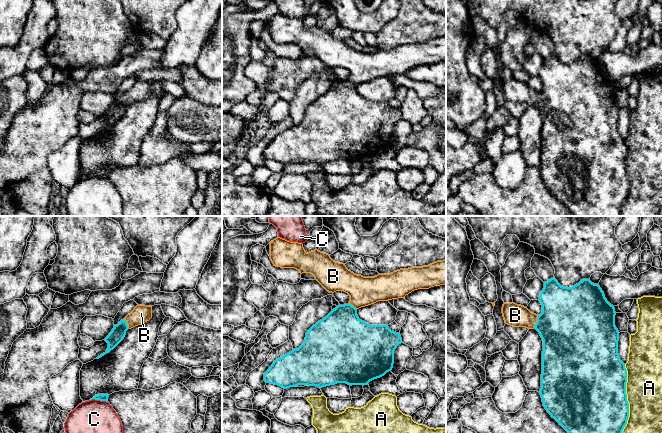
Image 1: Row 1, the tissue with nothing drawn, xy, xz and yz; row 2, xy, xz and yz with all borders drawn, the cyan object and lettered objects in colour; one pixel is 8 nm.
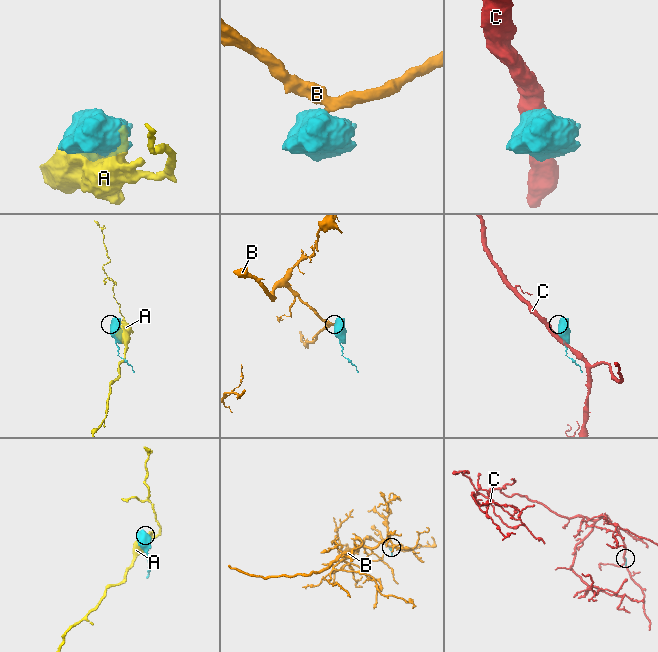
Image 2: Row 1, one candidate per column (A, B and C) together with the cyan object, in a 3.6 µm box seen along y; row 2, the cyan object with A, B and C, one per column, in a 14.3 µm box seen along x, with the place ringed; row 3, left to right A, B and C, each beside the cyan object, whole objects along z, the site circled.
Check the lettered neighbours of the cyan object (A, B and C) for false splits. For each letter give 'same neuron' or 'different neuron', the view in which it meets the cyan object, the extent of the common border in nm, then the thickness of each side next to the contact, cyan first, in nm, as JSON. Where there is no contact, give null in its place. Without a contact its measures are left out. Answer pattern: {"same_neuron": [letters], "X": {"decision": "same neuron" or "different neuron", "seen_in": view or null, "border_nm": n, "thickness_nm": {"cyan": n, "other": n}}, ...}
{"same_neuron": ["B"], "A": {"decision": "different neuron", "seen_in": "yz", "border_nm": 600, "thickness_nm": {"cyan": 500, "other": 280}}, "B": {"decision": "same neuron", "seen_in": "yz", "border_nm": 110, "thickness_nm": {"cyan": 480, "other": 180}}, "C": {"decision": "different neuron", "seen_in": "xy", "border_nm": 150, "thickness_nm": {"cyan": 60, "other": 440}}}

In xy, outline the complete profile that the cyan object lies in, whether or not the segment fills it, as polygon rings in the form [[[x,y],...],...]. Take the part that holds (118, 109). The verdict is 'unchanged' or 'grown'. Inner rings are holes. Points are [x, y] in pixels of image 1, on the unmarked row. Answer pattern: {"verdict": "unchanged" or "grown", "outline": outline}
{"verdict": "grown", "outline": [[[137,81],[134,86],[128,90],[123,96],[121,96],[117,101],[114,101],[114,104],[112,105],[112,107],[109,109],[109,111],[104,115],[107,119],[108,119],[108,124],[106,126],[105,129],[101,130],[100,132],[98,132],[96,135],[101,134],[102,132],[104,132],[105,130],[109,129],[111,126],[113,126],[125,113],[126,111],[126,107],[128,105],[131,105],[135,102],[141,101],[147,97],[149,97],[152,94],[152,82],[145,82],[145,81]]]}

